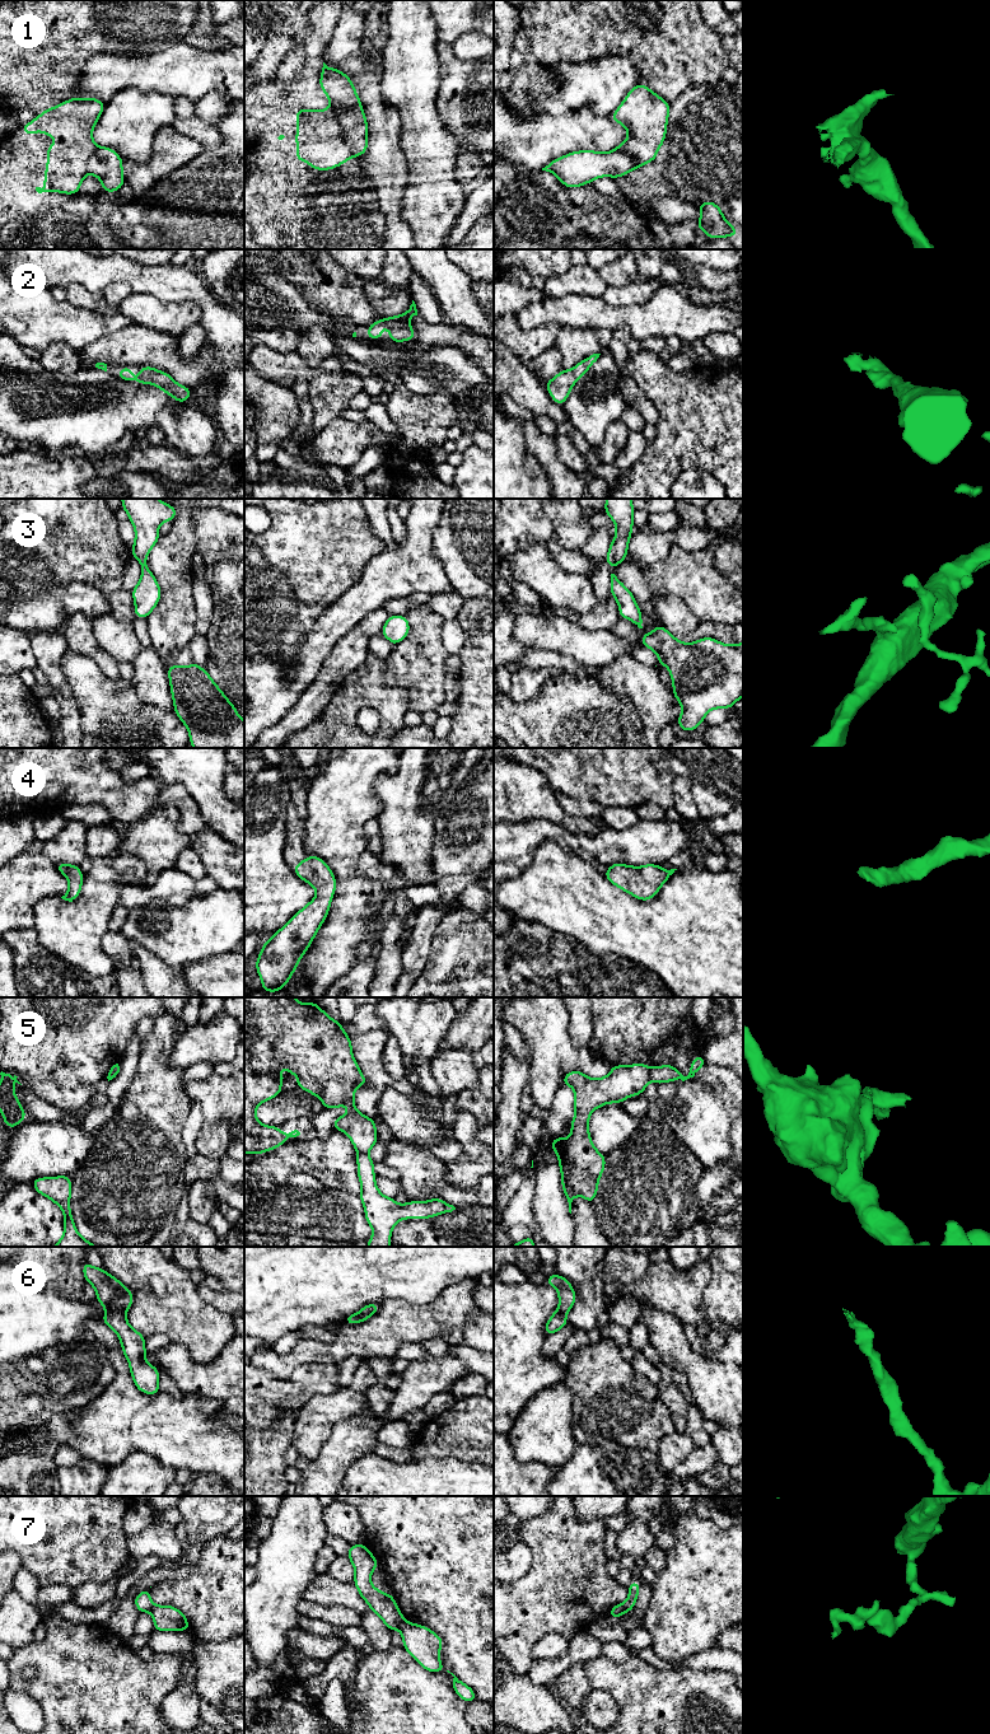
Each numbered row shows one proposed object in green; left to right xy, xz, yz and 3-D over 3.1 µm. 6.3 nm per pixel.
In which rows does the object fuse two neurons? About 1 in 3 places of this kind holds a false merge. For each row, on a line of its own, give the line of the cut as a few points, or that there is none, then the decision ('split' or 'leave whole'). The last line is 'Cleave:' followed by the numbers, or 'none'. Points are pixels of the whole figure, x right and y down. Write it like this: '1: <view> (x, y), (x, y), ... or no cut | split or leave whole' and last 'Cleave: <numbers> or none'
1: xz (331, 108), (342, 138), (351, 148), (354, 155) | split
2: no cut | leave whole
3: no cut | leave whole
4: no cut | leave whole
5: yz (649, 1069), (652, 1079) | split
6: no cut | leave whole
7: xz (405, 1621), (398, 1627) | split
Cleave: 1, 5, 7

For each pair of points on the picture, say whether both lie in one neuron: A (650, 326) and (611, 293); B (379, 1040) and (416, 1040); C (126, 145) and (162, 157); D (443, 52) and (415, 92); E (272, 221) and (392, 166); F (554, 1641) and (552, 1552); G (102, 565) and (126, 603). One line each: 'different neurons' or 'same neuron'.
A: different neurons
B: different neurons
C: different neurons
D: different neurons
E: different neurons
F: different neurons
G: different neurons

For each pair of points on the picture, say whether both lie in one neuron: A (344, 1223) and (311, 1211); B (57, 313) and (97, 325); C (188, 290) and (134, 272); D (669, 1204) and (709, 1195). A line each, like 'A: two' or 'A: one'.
A: one
B: one
C: one
D: two

